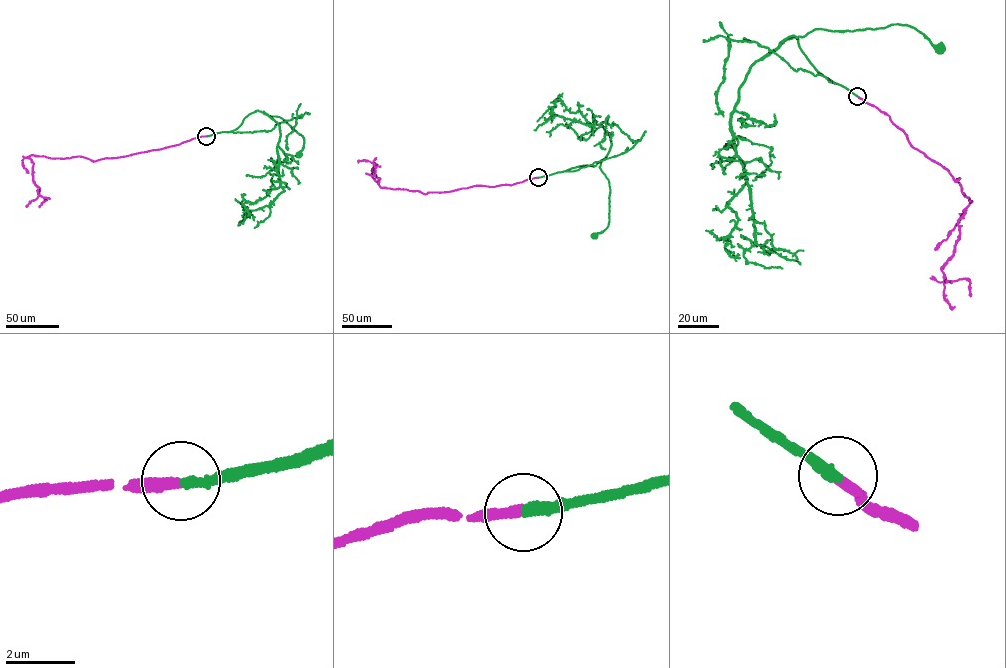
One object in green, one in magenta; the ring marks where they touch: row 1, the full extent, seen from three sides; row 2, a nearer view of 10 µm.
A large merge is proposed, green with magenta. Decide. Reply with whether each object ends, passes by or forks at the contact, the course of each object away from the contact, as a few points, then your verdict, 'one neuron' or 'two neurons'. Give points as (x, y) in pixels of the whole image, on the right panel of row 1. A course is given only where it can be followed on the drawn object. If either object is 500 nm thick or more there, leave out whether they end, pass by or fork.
green ends there; magenta ends there; green runs (857, 96), (816, 69), (796, 37), (783, 41), (816, 28), (852, 31), (899, 24), (916, 28), (939, 48); magenta runs (857, 96), (960, 178), (972, 202), (958, 222), (954, 255), (941, 269), (944, 281), (966, 279), (971, 296); one neuron

